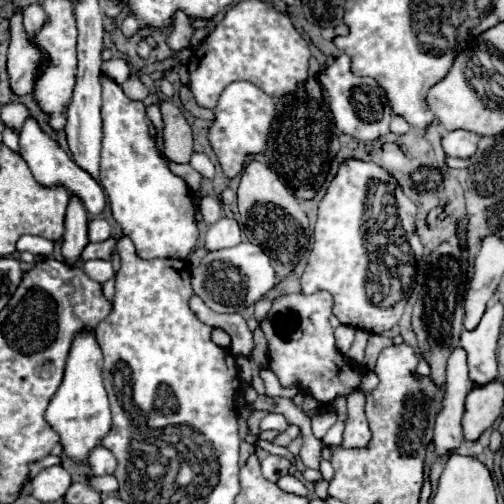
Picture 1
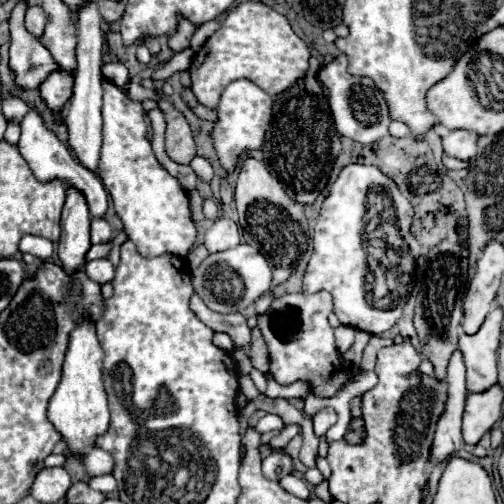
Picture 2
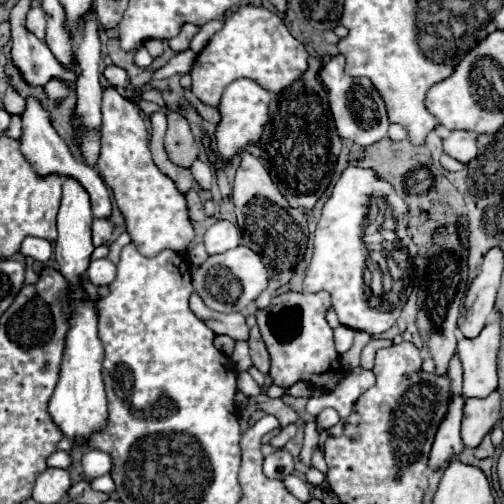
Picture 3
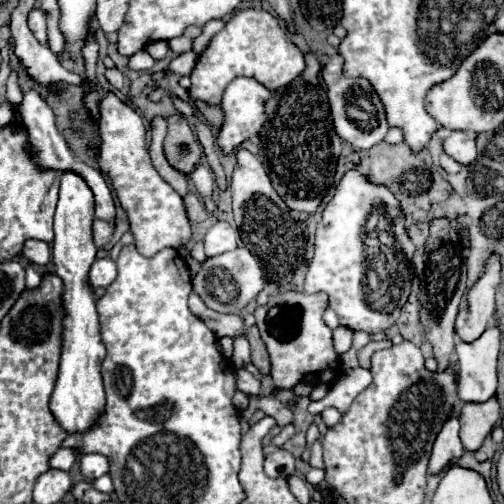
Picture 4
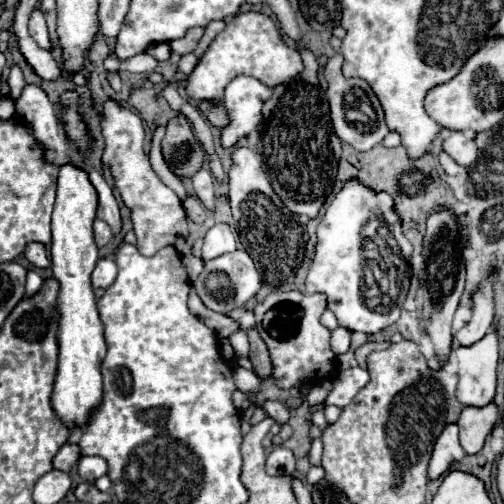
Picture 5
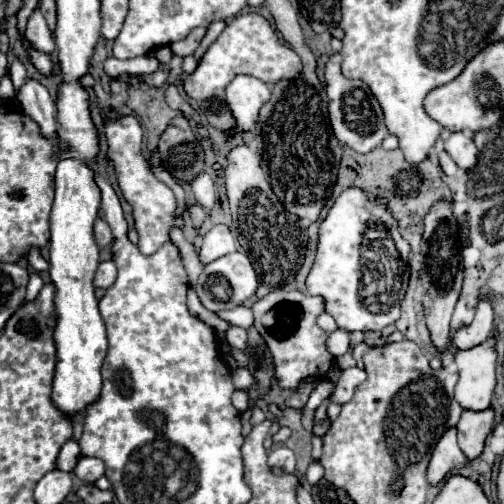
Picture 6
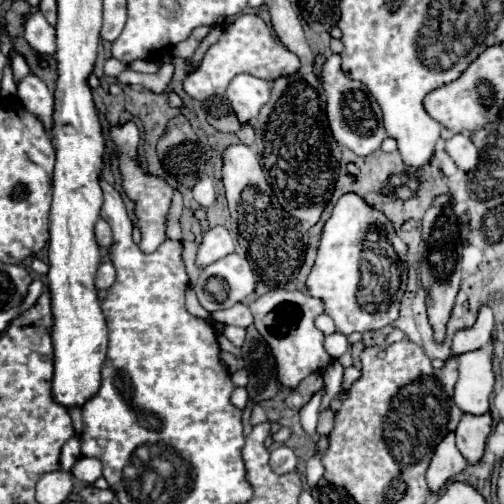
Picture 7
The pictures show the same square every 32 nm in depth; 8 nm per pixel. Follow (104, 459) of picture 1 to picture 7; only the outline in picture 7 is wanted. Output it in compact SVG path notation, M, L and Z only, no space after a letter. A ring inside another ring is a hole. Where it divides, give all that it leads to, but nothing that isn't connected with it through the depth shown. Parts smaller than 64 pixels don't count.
M78 458L78 462L72 468L72 474L86 482L86 484L94 484L100 476L102 476L102 462L98 458Z

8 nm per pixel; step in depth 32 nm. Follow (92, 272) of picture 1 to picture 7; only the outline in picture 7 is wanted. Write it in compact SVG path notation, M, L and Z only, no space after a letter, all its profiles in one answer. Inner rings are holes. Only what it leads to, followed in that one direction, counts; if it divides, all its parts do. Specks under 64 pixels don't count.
M104 262L100 264L98 272L96 272L96 288L102 288L102 290L108 290L116 280L116 268L112 262Z

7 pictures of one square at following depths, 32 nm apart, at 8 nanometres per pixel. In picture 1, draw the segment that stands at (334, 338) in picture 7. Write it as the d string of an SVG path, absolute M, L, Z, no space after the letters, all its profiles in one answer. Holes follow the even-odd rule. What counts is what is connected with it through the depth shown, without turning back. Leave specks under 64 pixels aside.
M340 324L336 328L336 346L338 346L338 350L342 354L346 354L350 350L352 342L354 342L354 328L346 326L346 324Z

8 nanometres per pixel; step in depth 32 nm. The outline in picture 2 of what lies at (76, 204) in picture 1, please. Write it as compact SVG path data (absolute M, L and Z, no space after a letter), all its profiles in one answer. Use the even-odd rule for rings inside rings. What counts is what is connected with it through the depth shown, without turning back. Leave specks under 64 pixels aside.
M66 188L66 204L62 212L62 236L58 246L60 264L74 272L84 266L84 254L90 248L90 212L84 196L74 188Z

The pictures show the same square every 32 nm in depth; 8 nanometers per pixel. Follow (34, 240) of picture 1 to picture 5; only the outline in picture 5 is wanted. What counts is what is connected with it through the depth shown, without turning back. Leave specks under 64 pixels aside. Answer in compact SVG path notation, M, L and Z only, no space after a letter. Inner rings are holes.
M30 242L26 246L26 252L24 256L28 258L28 262L36 268L48 268L50 266L50 258L48 258L48 252L46 252L46 246L40 244L40 242Z

